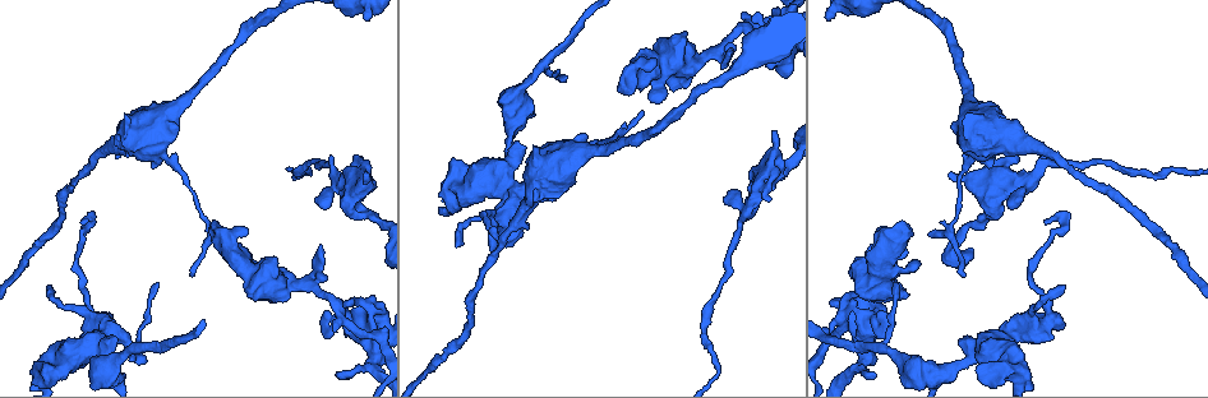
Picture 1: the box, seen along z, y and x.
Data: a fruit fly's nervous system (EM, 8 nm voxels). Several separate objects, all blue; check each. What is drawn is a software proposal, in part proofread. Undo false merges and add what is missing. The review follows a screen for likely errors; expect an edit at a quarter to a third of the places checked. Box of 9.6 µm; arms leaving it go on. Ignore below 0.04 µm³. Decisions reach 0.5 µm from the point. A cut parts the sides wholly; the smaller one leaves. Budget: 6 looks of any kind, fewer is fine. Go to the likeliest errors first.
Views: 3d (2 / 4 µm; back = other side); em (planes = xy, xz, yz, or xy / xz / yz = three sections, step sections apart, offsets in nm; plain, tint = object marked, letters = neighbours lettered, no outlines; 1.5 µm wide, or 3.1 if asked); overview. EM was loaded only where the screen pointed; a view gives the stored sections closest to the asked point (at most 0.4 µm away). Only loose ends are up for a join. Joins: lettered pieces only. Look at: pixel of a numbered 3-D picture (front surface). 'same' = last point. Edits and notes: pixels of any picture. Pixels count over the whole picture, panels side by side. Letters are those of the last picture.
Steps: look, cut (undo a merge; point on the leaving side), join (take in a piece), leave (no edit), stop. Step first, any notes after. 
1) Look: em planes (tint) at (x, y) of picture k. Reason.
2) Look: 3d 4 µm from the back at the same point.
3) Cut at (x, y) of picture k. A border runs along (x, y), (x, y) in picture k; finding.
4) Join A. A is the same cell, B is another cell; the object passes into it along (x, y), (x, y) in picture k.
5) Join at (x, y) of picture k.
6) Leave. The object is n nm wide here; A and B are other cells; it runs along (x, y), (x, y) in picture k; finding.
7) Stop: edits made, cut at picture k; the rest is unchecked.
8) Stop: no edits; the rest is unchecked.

Look: em yz step 8 (tint) at (503, 230) of picture 1. Sharp bend.

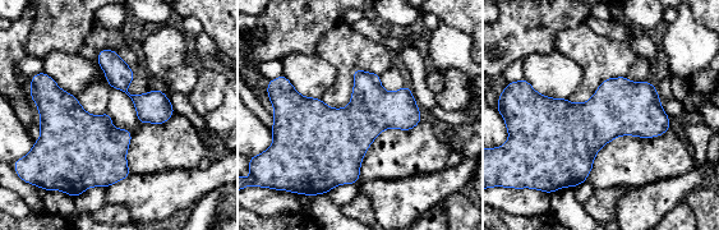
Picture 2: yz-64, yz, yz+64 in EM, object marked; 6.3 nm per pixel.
Look: em planes (letters) at the same point. Cut it another way.

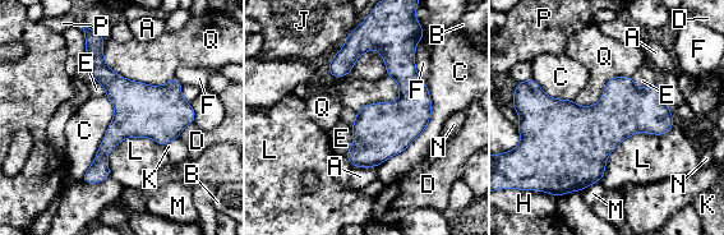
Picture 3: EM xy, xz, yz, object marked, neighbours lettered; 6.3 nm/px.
Leave. A, B, C, D, E, F, H, J, K, L, M, N, P and Q are other cells; a border runs along (427, 82), (427, 127), (374, 167) in picture 3; one neuron here.

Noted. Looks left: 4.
Look: em planes (letters) at (894, 284) of picture 1. Tapers out.

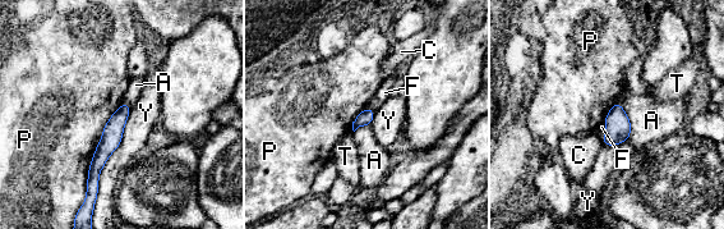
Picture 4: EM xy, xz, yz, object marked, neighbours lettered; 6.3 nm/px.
Leave. The longest contact is with P, 650 nm; A, C, F, P, T and Y are other cells; a border runs along (123, 102), (104, 128), (86, 195) in picture 4; no lettered piece goes on from it.

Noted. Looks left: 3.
Stop: no edits; the rest is unchecked.

